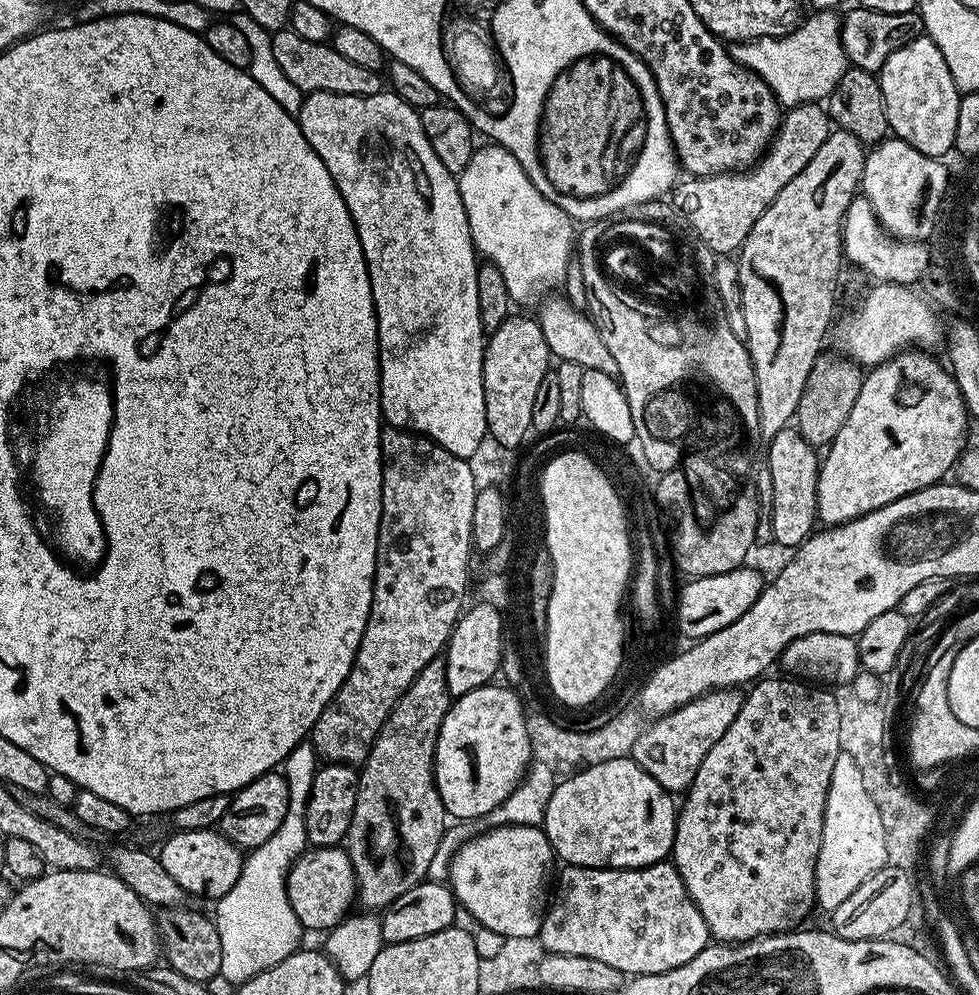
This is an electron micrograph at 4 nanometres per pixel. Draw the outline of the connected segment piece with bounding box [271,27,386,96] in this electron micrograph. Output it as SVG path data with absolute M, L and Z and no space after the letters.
M291 27L280 28L271 35L275 61L285 72L286 78L290 78L290 82L294 82L294 86L298 86L300 92L369 96L385 91L386 84L380 72L365 70L363 66L349 62L342 54L338 54L338 50L332 48L331 43L310 42L299 36L297 32L292 31Z

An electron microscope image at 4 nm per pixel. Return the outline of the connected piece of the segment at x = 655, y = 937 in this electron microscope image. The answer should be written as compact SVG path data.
M661 862L651 864L645 868L577 868L575 866L564 866L561 867L561 869L560 885L558 885L557 888L555 885L554 899L544 913L544 921L540 927L538 937L538 944L544 947L543 951L545 953L578 954L582 958L595 958L597 962L606 962L610 966L614 966L614 970L633 977L674 970L678 966L690 962L690 958L694 958L694 954L698 954L703 948L708 947L710 937L708 935L708 927L706 926L706 918L702 918L698 906L694 906L694 902L682 882L682 878L678 874L675 864L671 862Z

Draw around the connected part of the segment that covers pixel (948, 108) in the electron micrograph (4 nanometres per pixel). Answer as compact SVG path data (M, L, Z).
M921 34L887 58L878 79L886 106L886 118L893 137L914 146L914 150L937 158L953 151L958 130L961 93L950 78L950 69L933 40Z

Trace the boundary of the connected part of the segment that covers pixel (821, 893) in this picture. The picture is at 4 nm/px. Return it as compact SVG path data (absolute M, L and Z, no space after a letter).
M841 751L835 763L827 790L827 802L823 818L822 846L819 847L818 862L815 866L815 890L817 907L831 912L850 898L866 878L887 867L888 860L882 812L875 804L874 796L865 788L864 772L846 752Z

